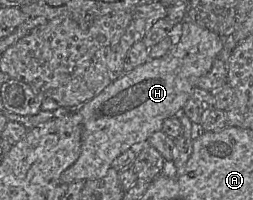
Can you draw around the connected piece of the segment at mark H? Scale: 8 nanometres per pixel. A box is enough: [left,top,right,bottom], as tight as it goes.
[61,18,223,184]

